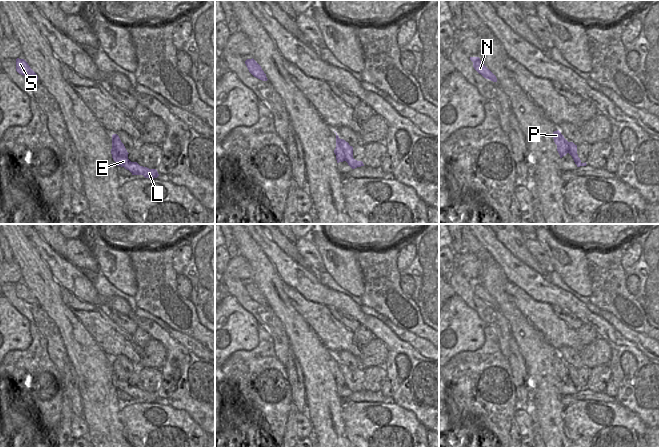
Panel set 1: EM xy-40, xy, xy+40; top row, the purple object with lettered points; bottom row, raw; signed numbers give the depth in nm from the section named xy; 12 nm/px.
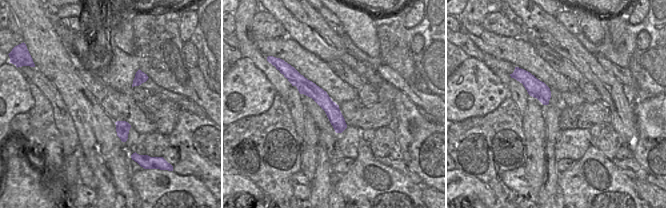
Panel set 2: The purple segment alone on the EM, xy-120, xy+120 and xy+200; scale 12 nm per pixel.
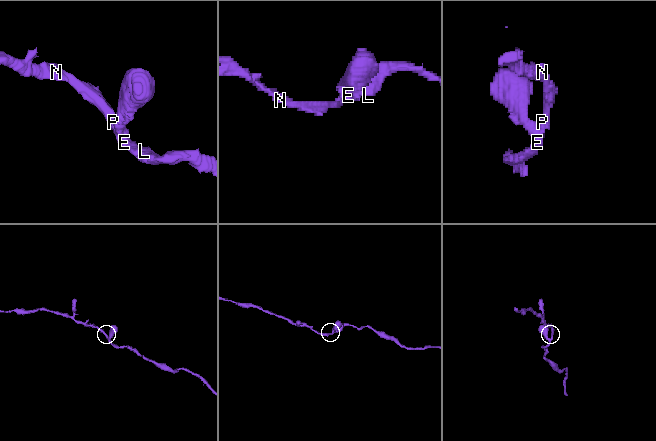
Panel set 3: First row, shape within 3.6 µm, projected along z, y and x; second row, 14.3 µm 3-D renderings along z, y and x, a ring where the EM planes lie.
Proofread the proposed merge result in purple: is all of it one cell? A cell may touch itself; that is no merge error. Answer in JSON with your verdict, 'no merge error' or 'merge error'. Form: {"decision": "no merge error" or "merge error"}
{"decision": "no merge error"}

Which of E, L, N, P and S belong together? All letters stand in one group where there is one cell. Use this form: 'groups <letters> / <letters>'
groups E L N P S

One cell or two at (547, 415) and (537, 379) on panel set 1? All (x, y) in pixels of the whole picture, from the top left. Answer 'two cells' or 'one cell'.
one cell

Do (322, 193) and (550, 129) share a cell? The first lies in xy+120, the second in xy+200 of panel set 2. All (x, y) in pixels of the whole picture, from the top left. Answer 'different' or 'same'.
same

